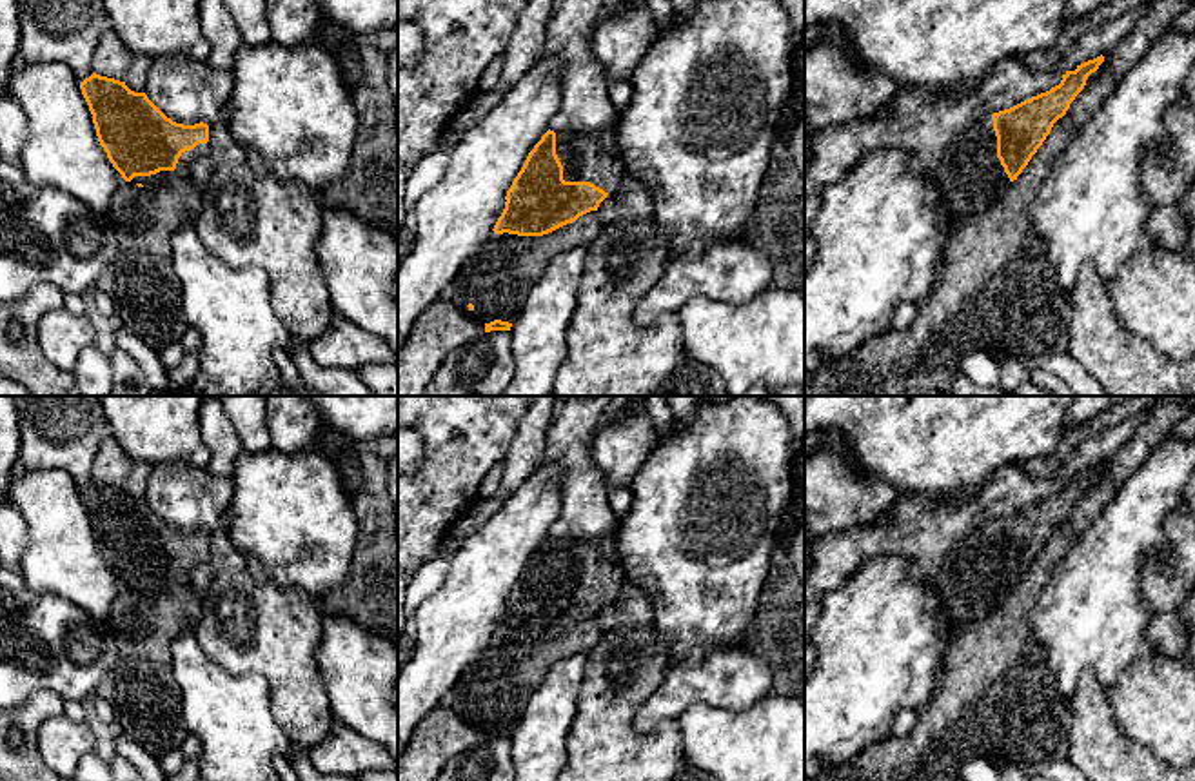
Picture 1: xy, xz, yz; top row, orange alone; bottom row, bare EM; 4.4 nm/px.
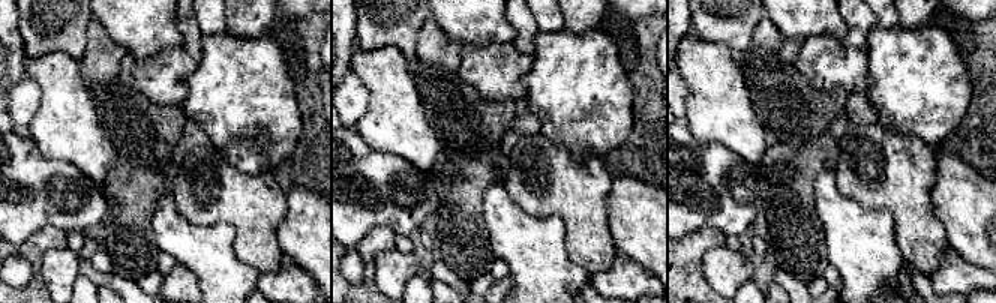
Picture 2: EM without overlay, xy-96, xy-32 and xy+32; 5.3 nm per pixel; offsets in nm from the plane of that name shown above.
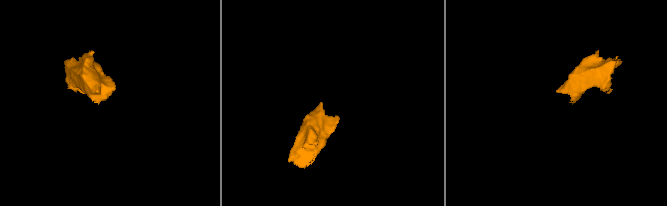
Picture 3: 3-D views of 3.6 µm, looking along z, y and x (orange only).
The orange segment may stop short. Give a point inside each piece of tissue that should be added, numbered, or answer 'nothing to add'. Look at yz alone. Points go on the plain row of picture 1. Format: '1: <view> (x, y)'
1: yz (972, 587)

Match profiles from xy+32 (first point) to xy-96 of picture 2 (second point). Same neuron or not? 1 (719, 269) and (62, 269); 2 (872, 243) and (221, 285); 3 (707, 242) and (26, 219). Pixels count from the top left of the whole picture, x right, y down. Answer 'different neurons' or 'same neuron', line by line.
1: same neuron
2: same neuron
3: different neurons

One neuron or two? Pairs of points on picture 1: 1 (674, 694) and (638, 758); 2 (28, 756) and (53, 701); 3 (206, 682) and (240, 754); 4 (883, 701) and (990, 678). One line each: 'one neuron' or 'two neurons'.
1: two neurons
2: one neuron
3: one neuron
4: two neurons

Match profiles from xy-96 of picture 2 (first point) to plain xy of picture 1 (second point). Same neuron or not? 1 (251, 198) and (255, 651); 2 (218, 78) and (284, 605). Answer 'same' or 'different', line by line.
1: same
2: different

